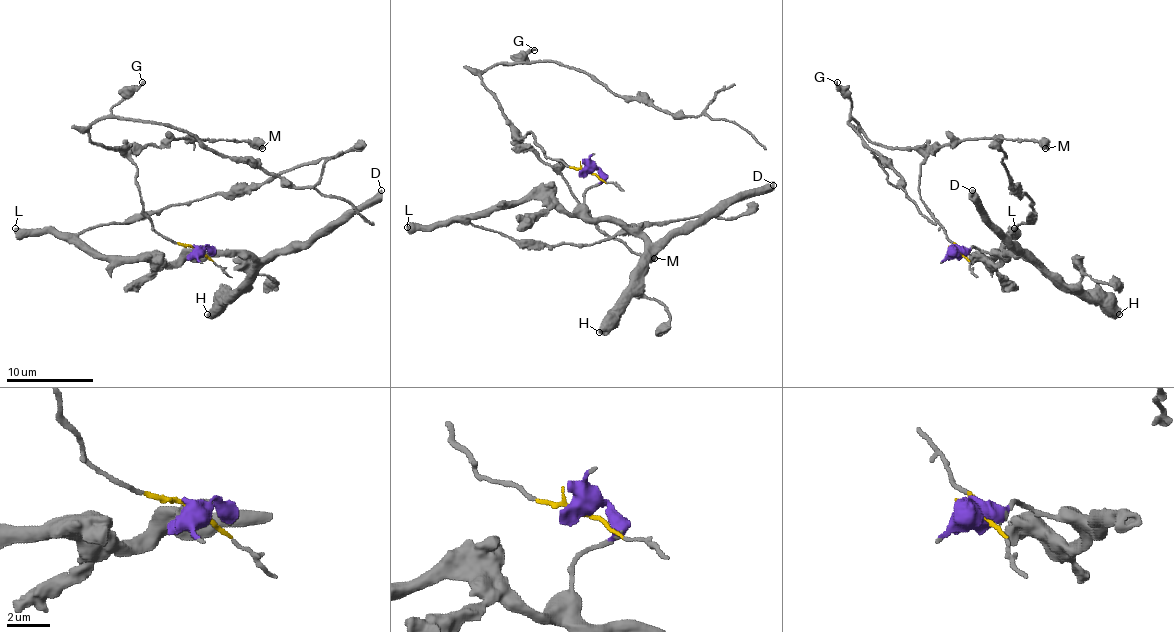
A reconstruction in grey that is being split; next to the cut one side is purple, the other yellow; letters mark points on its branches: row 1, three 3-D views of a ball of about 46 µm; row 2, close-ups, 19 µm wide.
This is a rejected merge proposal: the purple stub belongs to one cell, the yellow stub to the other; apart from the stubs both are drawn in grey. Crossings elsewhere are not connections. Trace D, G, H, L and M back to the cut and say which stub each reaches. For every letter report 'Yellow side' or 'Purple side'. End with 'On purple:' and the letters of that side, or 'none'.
D: Purple side
G: Yellow side
H: Purple side
L: Purple side
M: Yellow side
On purple: D, H, L

